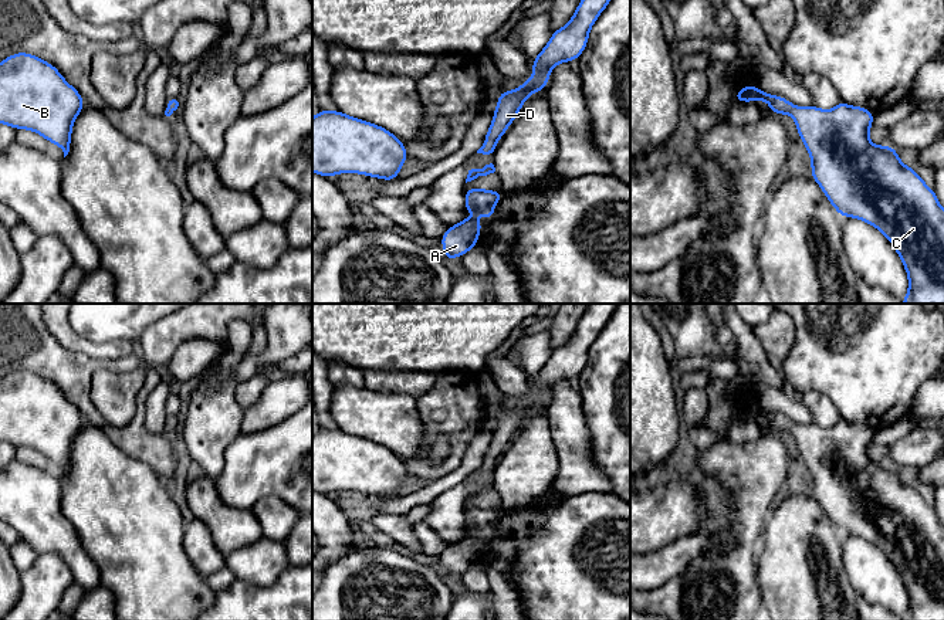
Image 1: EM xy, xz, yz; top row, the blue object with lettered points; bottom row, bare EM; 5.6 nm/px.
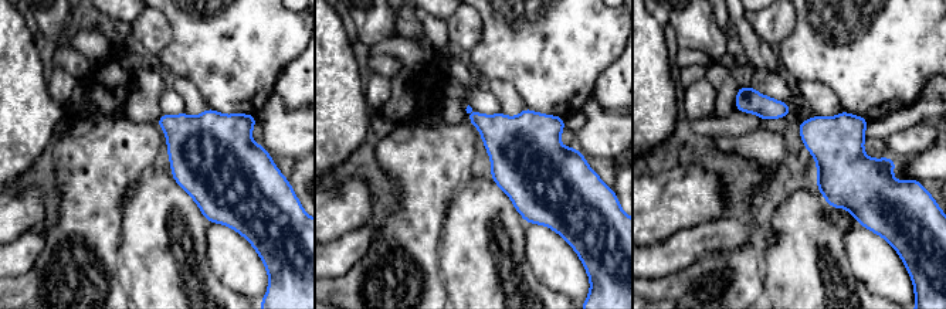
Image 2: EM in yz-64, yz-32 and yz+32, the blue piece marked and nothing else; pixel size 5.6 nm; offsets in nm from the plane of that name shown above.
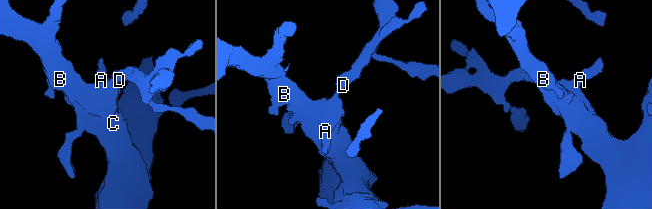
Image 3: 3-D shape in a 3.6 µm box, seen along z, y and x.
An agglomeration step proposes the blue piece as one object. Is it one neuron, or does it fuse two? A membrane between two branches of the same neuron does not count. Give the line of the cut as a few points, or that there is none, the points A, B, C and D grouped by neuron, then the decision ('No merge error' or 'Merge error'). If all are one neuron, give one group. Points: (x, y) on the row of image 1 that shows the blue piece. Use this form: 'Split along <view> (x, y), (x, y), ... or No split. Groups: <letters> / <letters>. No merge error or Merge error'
No split. Groups: A B C D. No merge error

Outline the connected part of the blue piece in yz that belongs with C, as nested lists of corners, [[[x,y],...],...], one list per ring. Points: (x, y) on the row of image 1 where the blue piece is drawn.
[[[747,84],[742,91],[735,89],[734,98],[737,102],[767,101],[772,114],[788,114],[795,119],[798,136],[811,155],[811,176],[835,210],[842,217],[860,218],[876,227],[893,244],[909,277],[909,292],[901,299],[903,304],[944,304],[944,209],[935,192],[924,183],[918,173],[901,163],[896,149],[889,145],[876,146],[869,140],[873,112],[865,106],[850,106],[843,101],[830,111],[823,111],[816,105],[801,108],[792,105],[786,98],[767,94],[752,84]]]

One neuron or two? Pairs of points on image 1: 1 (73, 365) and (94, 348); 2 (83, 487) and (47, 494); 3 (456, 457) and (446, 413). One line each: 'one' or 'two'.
1: two
2: two
3: one

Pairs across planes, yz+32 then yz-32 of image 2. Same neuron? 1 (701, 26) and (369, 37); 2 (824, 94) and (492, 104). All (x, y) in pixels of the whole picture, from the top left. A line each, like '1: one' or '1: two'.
1: one
2: two

